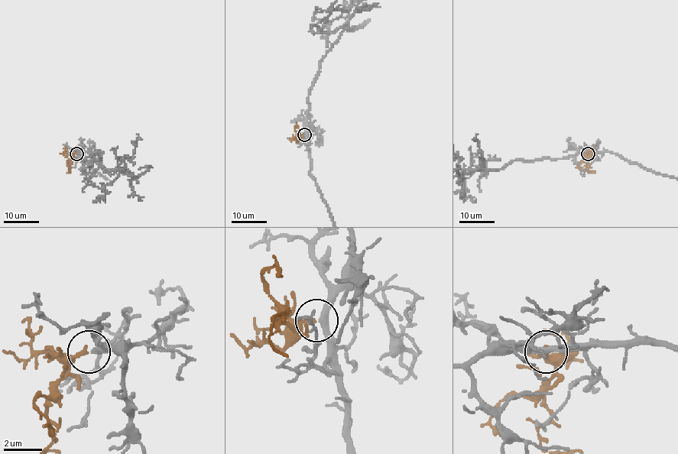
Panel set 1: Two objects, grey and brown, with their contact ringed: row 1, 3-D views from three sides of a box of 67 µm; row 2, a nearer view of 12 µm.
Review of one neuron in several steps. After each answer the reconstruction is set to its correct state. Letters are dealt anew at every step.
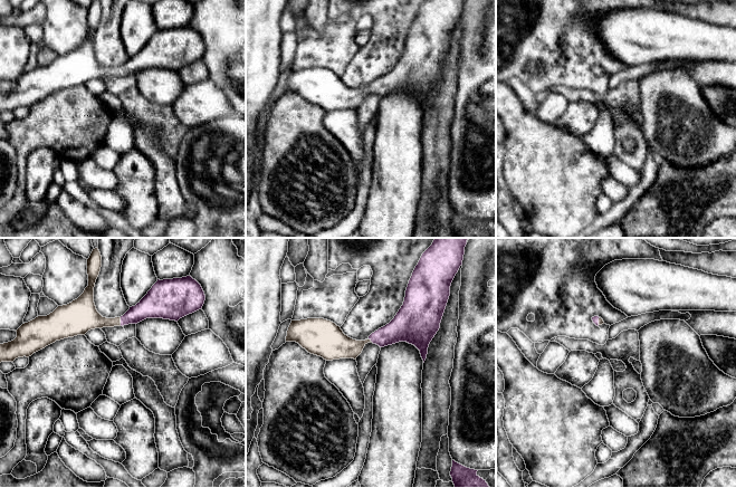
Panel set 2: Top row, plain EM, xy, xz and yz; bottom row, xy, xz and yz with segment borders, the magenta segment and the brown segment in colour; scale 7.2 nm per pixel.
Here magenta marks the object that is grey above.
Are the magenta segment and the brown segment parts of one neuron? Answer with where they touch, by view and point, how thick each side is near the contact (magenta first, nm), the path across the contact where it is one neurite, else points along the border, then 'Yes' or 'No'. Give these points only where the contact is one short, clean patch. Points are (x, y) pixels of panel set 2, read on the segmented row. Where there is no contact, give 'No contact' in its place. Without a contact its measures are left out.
Touches magenta at xy (121, 322). Thickness 180 nm (magenta) against 170 nm. Path across: xy (151, 306), (121, 322), (98, 322), (87, 317). Yes

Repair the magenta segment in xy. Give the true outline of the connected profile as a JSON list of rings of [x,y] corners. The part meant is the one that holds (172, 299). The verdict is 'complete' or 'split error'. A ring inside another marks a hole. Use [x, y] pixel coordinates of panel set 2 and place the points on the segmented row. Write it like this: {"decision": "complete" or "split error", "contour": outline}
{"decision": "split error", "contour": [[[95,248],[87,259],[88,286],[84,293],[71,303],[58,306],[49,315],[22,324],[16,331],[17,337],[13,341],[0,344],[0,363],[29,357],[56,341],[85,335],[95,328],[137,324],[146,318],[178,322],[201,309],[204,304],[204,291],[191,276],[157,279],[147,294],[123,316],[103,317],[94,303],[94,287],[101,267],[102,256],[98,248]]]}

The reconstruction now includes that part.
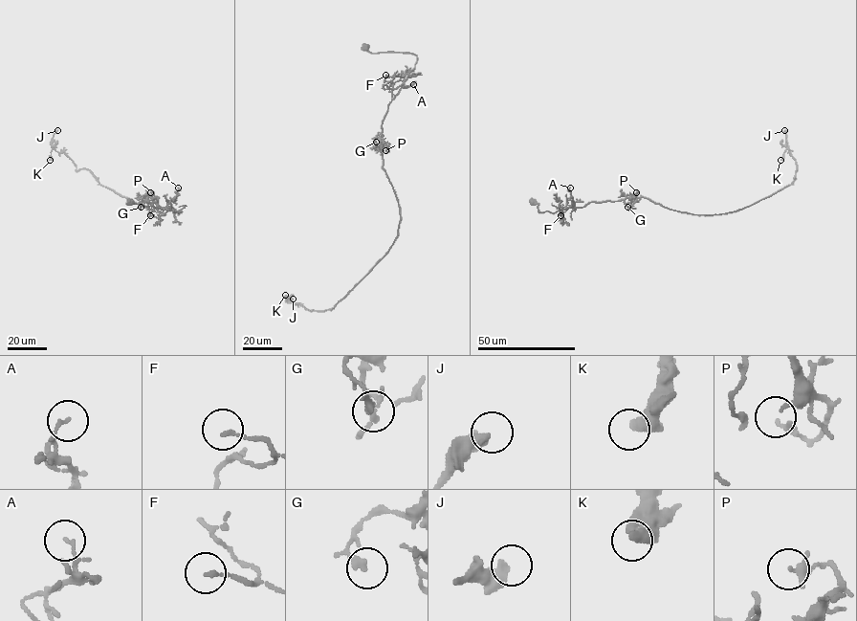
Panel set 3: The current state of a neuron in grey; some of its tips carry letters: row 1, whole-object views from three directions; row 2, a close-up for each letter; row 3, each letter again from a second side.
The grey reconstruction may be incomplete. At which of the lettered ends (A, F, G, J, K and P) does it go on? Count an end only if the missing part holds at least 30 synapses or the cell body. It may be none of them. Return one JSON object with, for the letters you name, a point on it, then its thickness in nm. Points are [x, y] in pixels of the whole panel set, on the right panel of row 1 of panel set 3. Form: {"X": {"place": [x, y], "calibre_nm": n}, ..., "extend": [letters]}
{"extend": []}

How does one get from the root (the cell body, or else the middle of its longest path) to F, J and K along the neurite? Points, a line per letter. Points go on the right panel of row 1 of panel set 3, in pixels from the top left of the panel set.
F: (533, 202), (539, 204), (538, 208), (541, 212), (555, 212), (566, 207), (562, 208), (562, 217), (560, 215)
J: (533, 202), (541, 212), (637, 197), (694, 214), (736, 211), (795, 178), (797, 165), (784, 130)
K: (533, 202), (555, 212), (644, 197), (694, 214), (727, 213), (790, 185), (796, 160), (788, 149), (780, 160)

